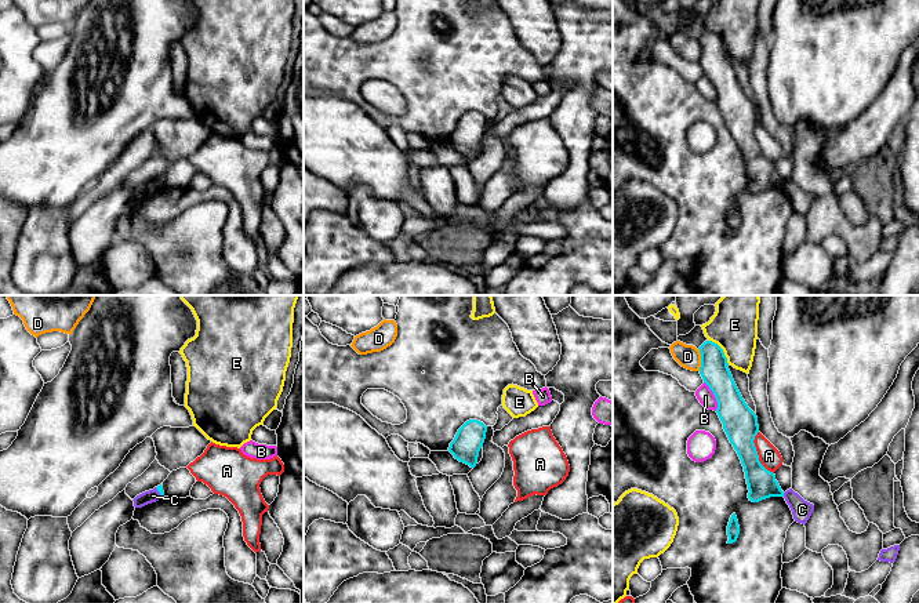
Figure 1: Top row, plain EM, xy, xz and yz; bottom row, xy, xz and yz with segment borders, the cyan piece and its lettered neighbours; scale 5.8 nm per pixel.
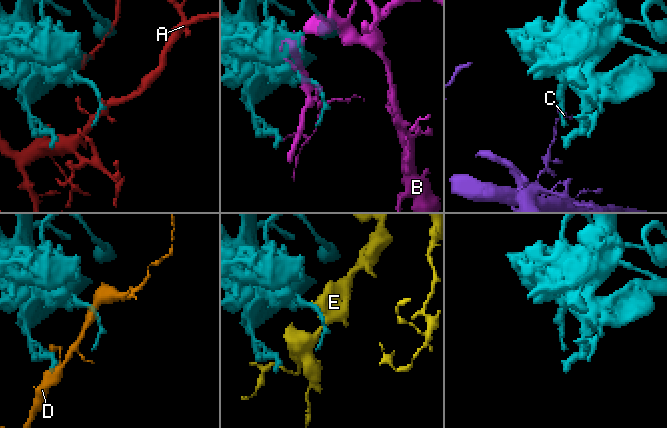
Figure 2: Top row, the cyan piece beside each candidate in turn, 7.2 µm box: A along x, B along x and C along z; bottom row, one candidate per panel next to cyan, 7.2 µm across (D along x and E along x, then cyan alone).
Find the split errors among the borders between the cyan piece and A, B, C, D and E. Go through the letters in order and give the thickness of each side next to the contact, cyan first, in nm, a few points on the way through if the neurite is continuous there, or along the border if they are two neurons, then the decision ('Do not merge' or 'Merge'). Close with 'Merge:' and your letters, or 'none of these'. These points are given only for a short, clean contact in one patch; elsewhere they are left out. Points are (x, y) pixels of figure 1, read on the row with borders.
A: Thickness 200 nm (cyan) against 120 nm. Boundary: yz (758, 431), (754, 439), (758, 460), (773, 473). Do not merge
B: Thickness 200 nm (cyan) against 90 nm. Boundary: yz (704, 381), (715, 398), (716, 410). Do not merge
C: Thickness 170 nm (cyan) against 120 nm. Boundary: yz (783, 493), (784, 496). Do not merge
D: Thickness 160 nm (cyan) against 140 nm. Do not merge
E: Thickness 160 nm (cyan) against 280 nm. Do not merge
Merge: none of these

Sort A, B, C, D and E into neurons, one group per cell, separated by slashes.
A / B / C / D / E

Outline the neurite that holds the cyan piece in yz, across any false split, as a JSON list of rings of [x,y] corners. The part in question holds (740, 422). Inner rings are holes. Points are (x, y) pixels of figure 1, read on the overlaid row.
[[[705,341],[698,349],[701,353],[700,374],[716,397],[716,413],[744,466],[749,501],[759,502],[770,497],[784,497],[775,475],[759,461],[753,443],[759,432],[758,417],[742,399],[727,367],[723,349],[712,341]]]

